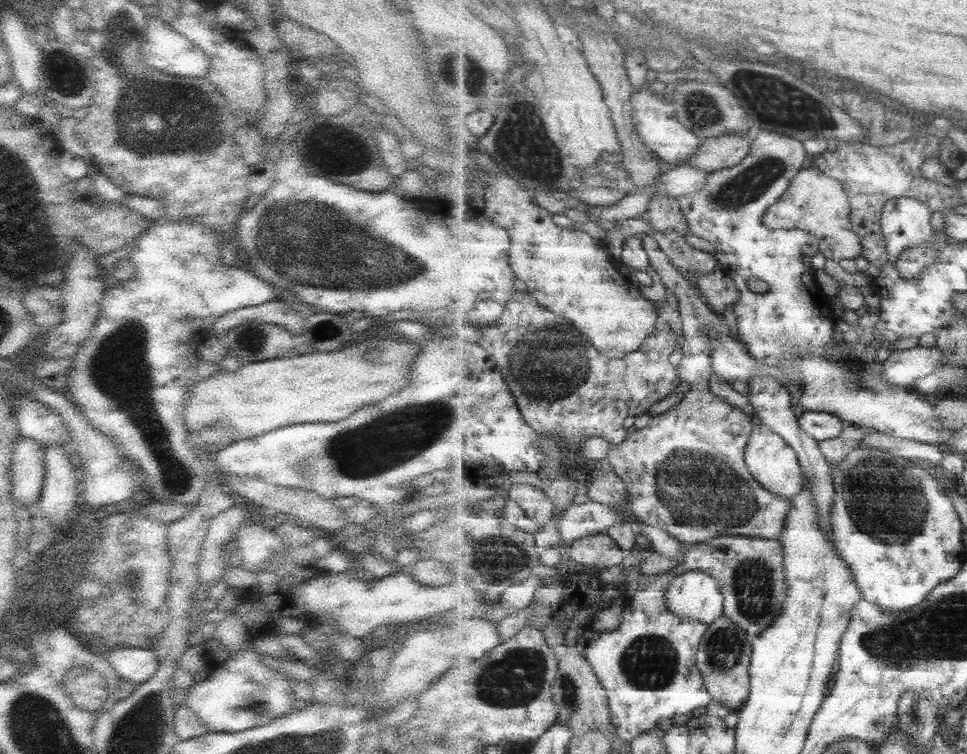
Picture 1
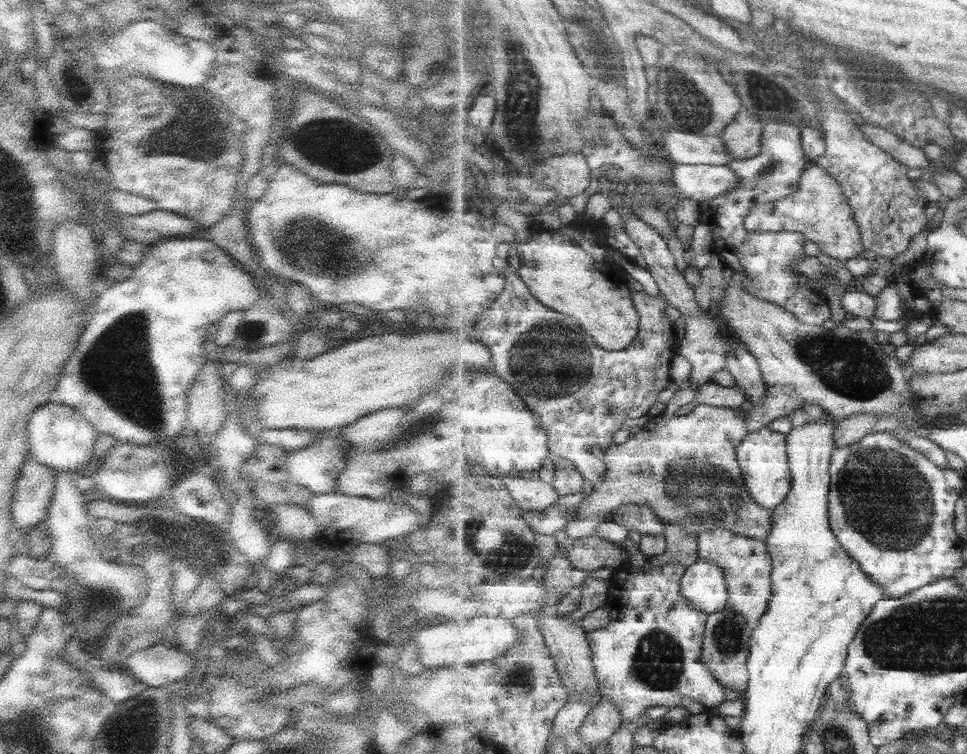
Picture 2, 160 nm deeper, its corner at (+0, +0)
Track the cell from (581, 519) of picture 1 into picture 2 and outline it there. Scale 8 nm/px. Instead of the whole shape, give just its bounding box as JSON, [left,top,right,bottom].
[565,354,772,541]

